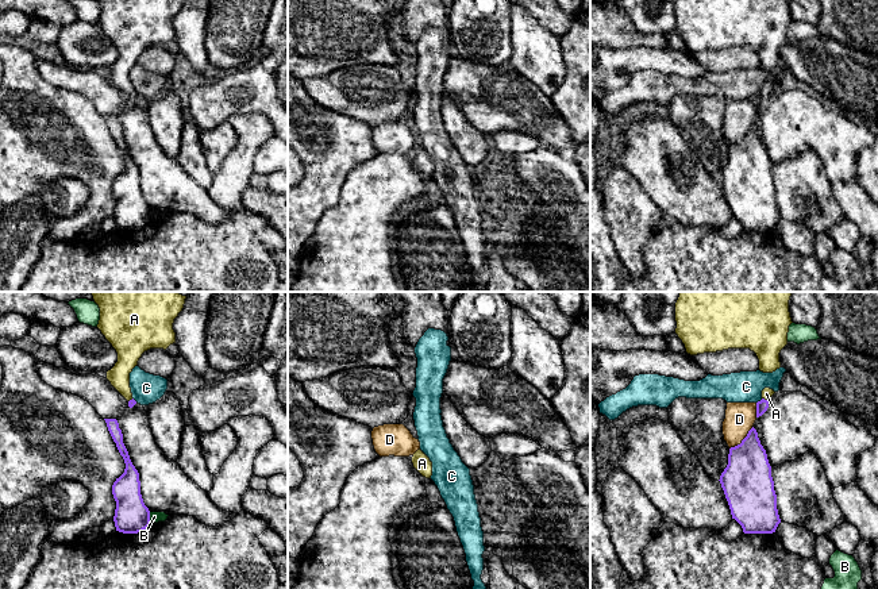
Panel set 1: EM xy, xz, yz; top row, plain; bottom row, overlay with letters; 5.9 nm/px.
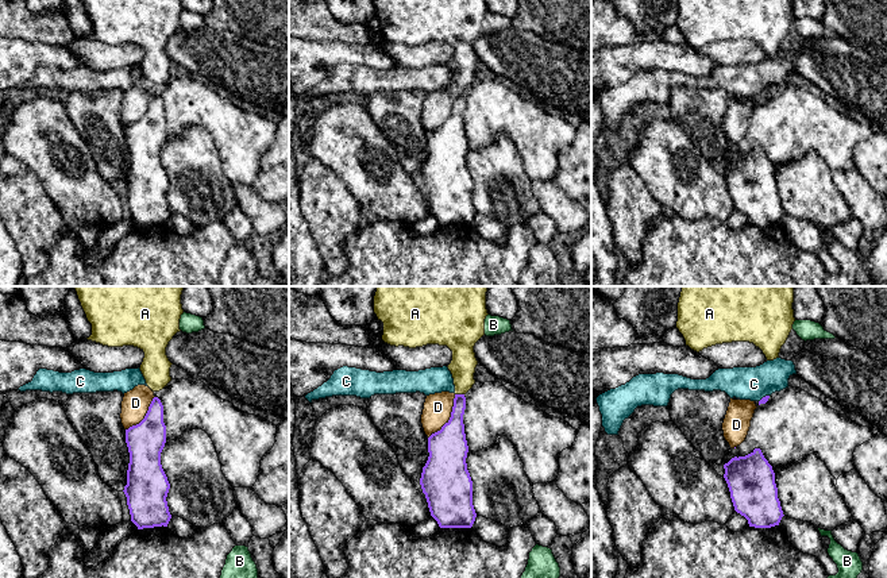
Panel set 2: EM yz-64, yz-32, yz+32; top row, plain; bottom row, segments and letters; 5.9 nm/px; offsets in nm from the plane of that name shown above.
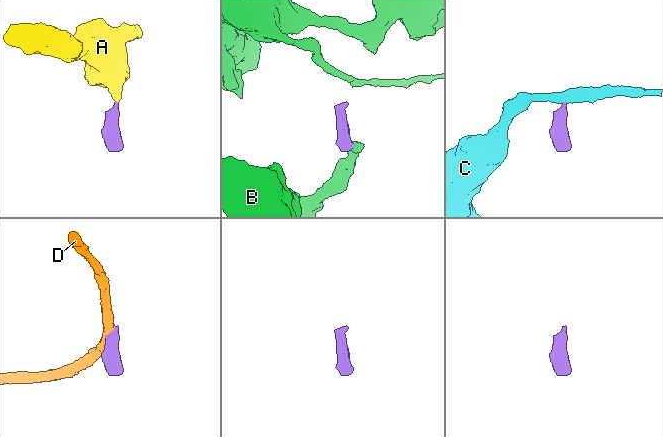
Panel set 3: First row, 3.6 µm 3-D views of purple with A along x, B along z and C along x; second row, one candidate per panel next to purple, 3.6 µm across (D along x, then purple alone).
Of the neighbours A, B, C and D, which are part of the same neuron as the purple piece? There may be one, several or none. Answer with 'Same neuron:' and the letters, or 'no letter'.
Same neuron: A

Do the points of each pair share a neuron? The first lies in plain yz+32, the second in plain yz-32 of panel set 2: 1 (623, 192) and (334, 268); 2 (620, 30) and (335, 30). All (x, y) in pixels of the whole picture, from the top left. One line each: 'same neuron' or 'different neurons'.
1: same neuron
2: same neuron

